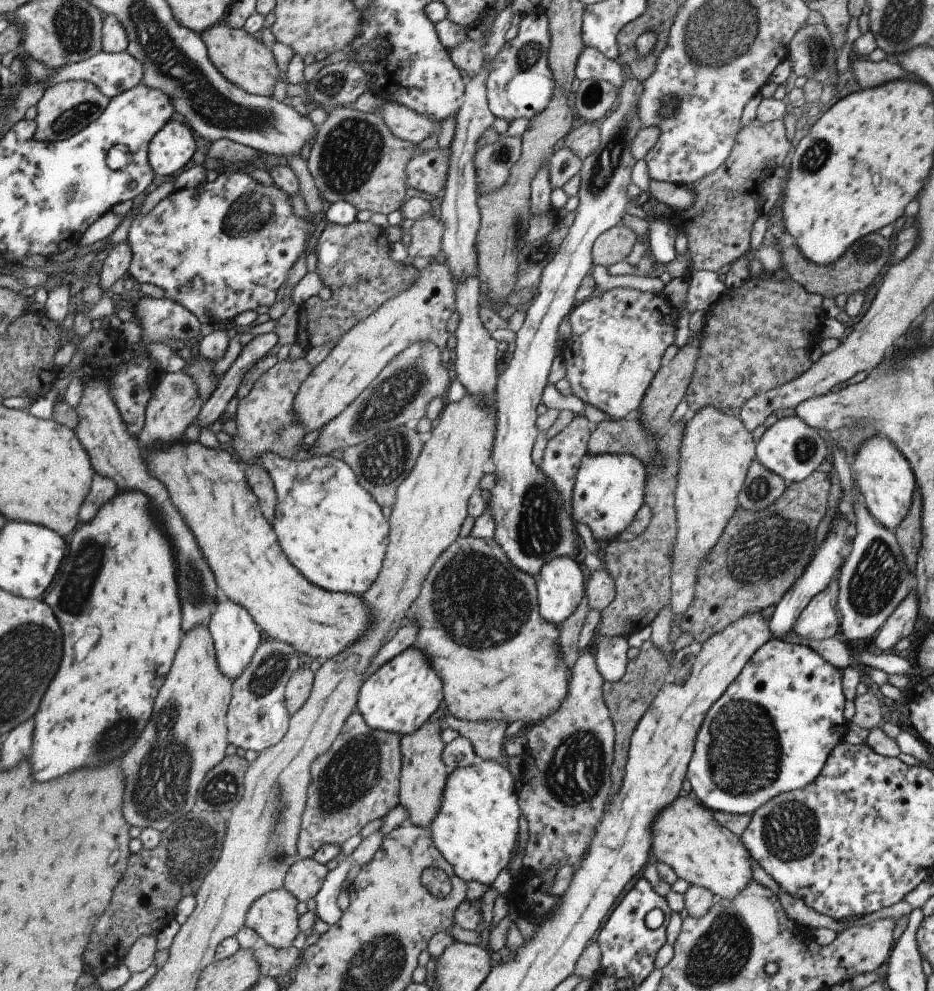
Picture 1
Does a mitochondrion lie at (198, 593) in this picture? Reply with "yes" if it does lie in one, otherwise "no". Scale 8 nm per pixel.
yes

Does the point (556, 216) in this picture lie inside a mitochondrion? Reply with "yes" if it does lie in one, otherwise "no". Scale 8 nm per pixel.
no

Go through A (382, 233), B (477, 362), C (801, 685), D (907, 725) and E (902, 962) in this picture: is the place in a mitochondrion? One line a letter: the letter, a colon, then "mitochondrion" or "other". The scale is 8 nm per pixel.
A: other
B: other
C: other
D: other
E: other

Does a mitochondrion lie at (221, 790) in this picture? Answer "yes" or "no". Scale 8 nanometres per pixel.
yes

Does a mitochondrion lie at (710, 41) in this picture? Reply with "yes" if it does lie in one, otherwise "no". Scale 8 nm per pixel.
yes

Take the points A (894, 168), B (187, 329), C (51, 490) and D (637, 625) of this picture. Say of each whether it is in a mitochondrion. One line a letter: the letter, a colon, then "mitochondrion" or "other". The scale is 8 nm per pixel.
A: other
B: other
C: other
D: other

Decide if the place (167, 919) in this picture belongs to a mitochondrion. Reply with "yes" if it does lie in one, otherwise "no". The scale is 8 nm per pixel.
no

